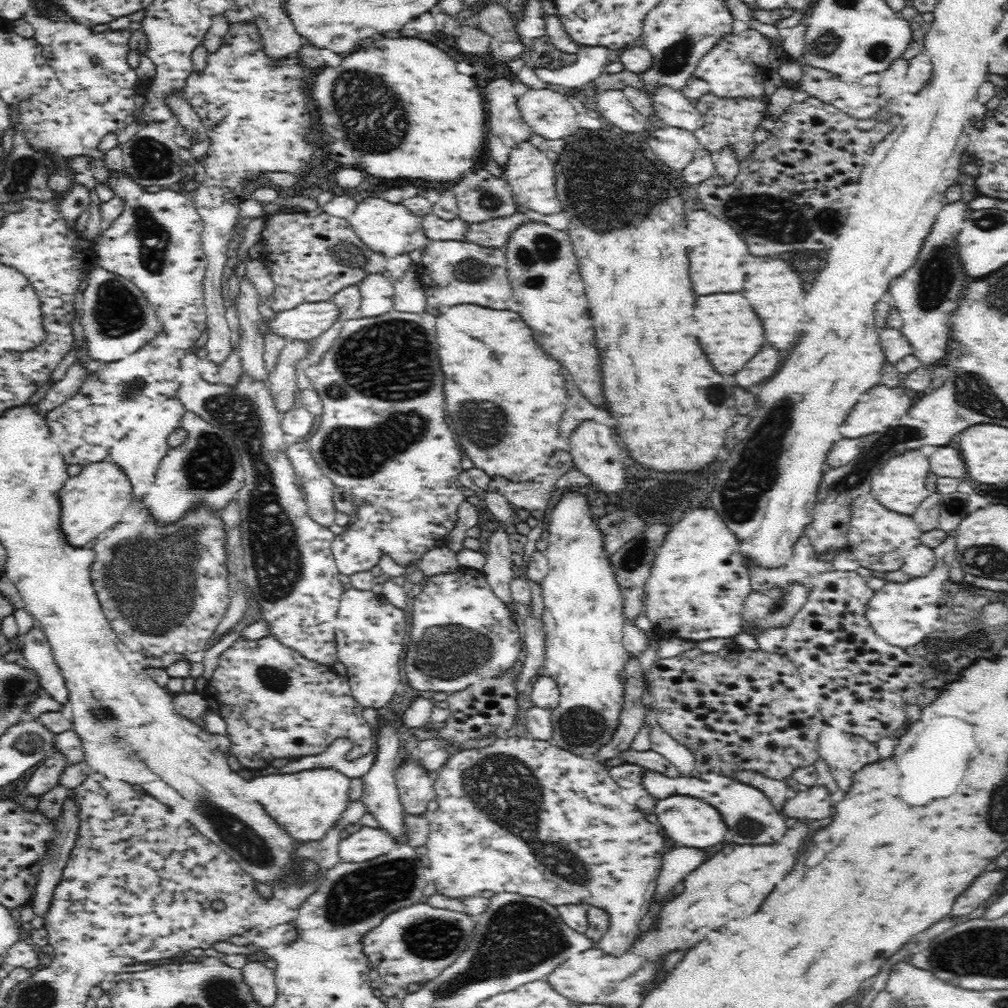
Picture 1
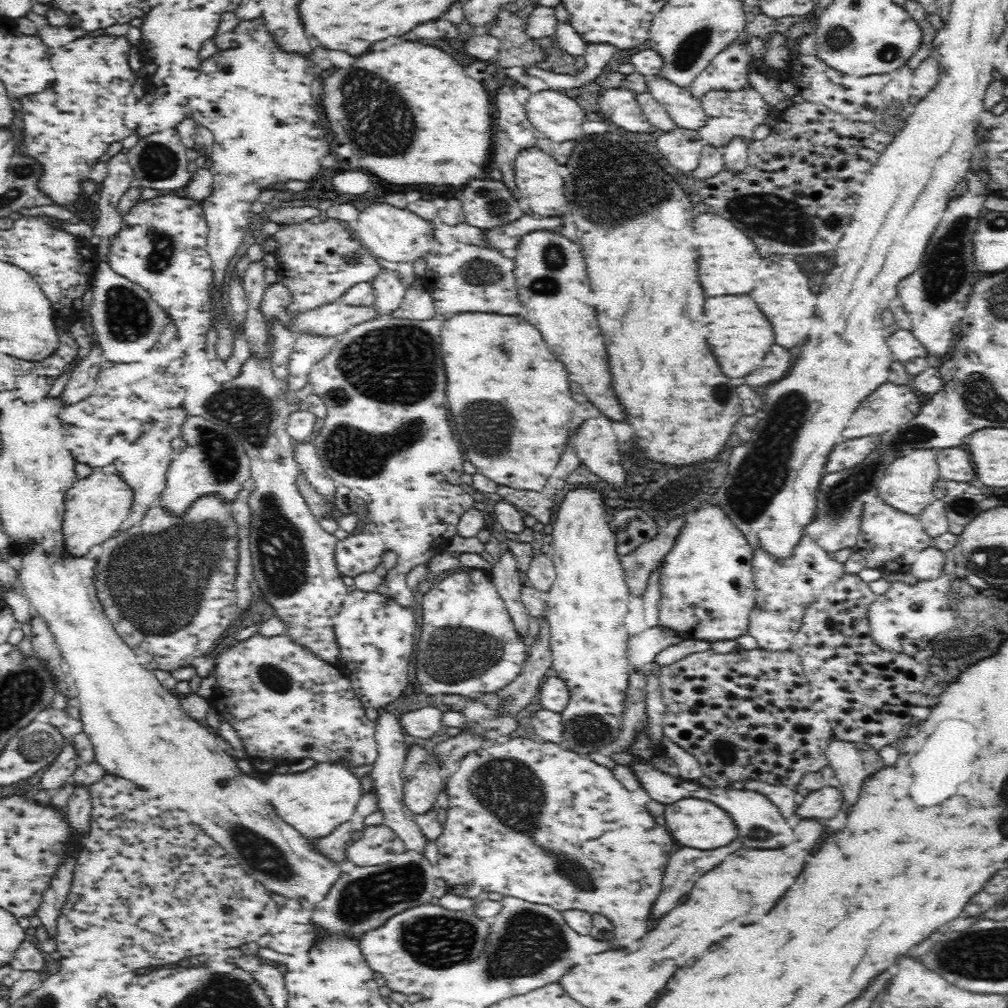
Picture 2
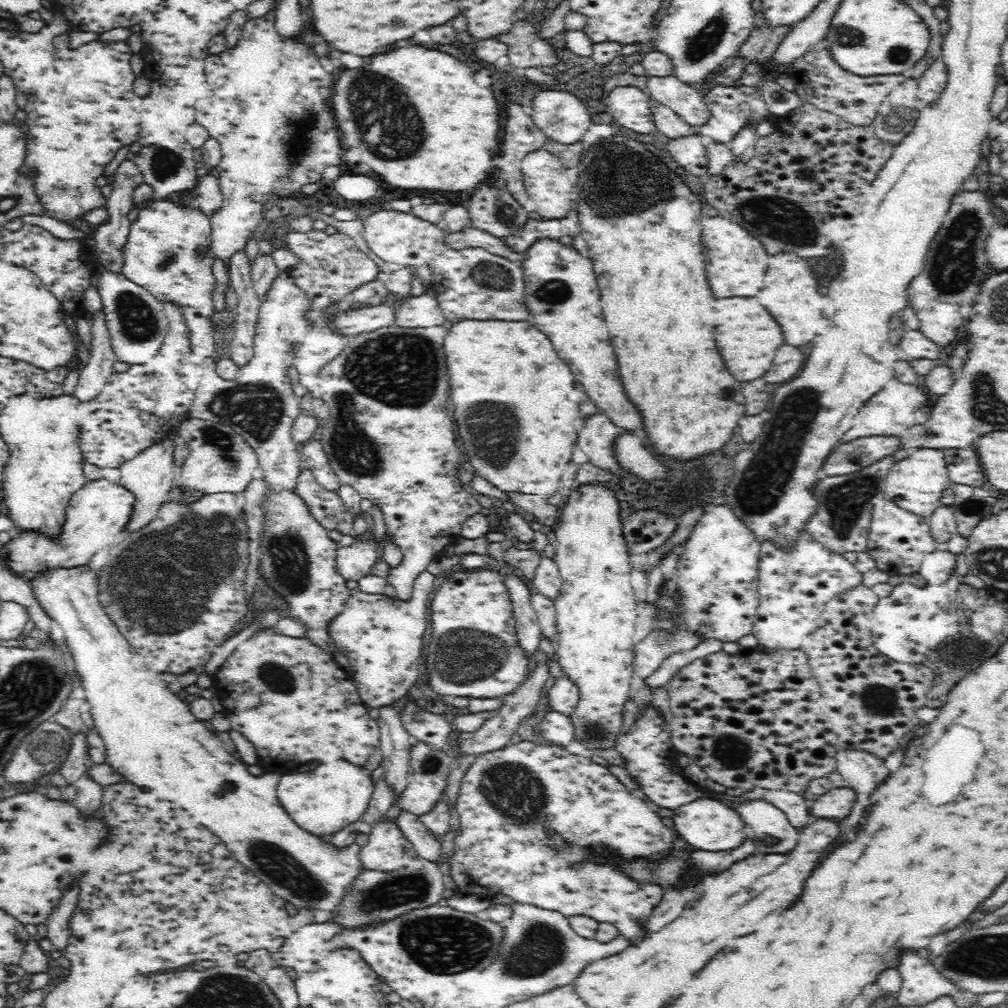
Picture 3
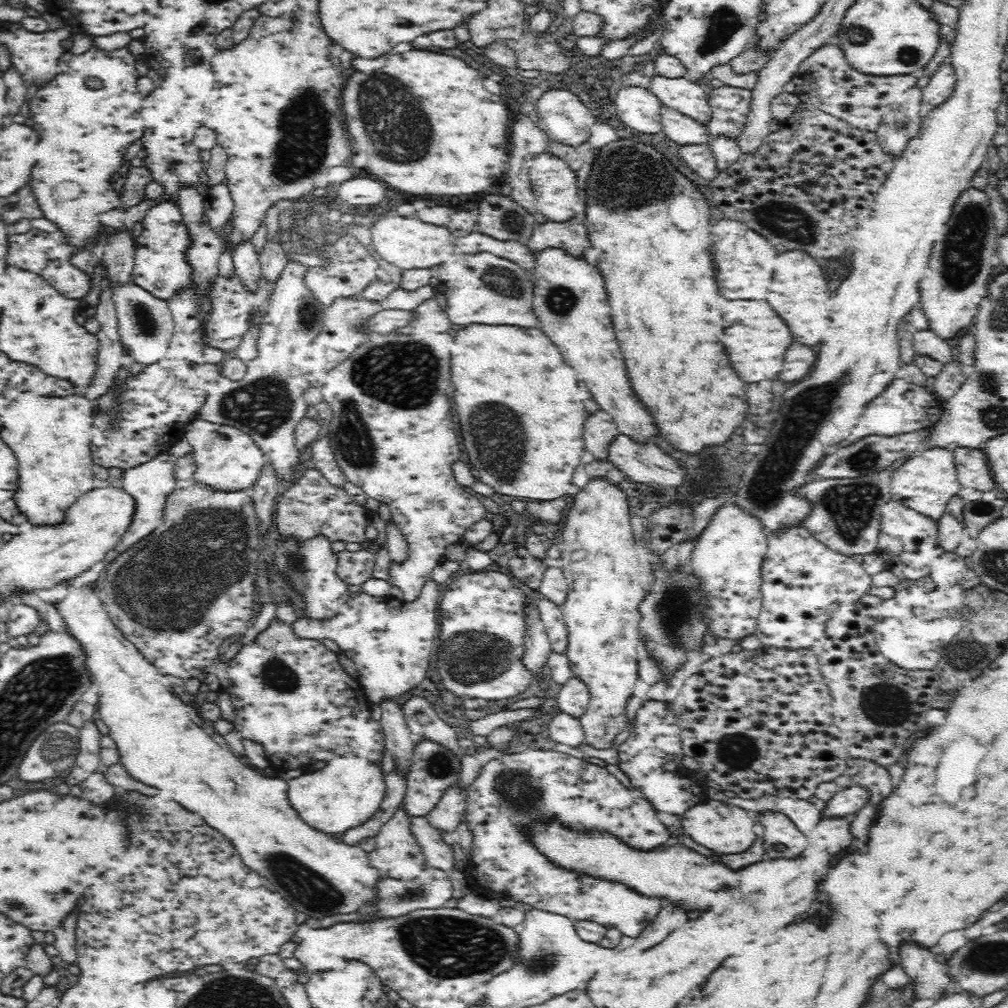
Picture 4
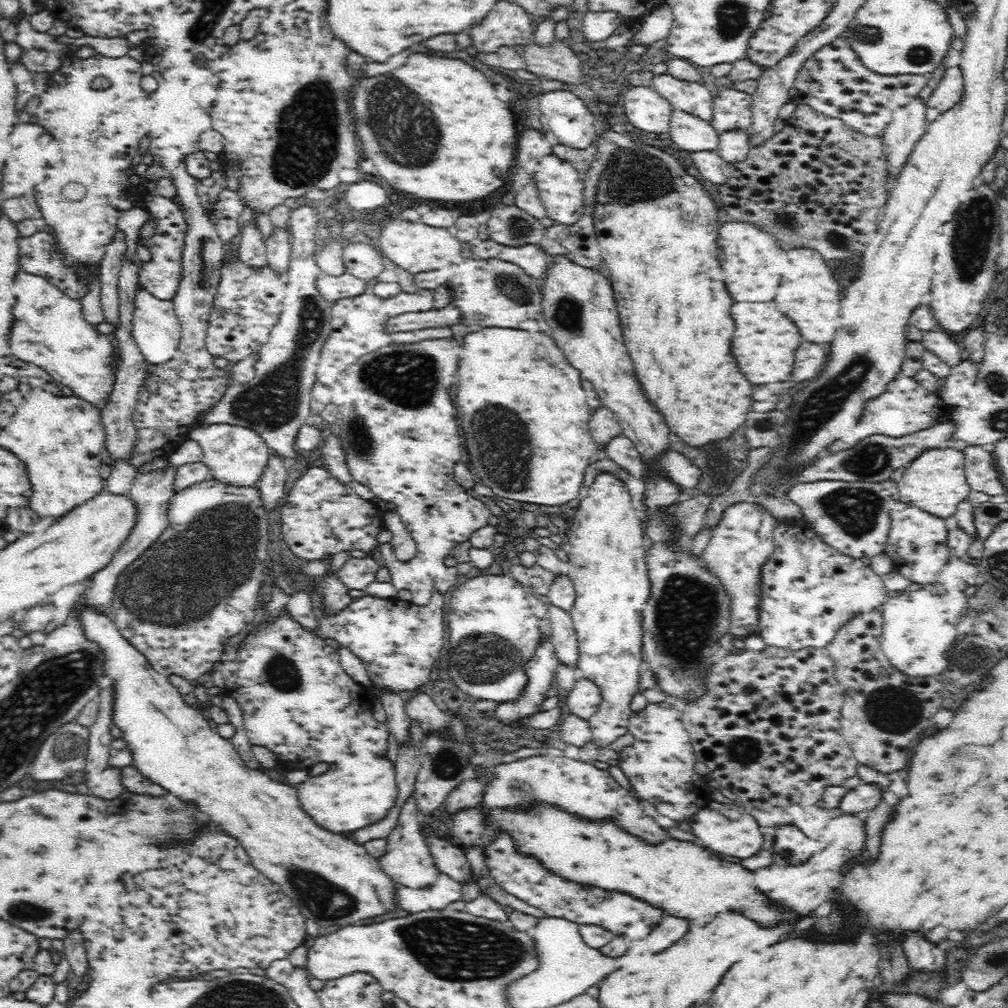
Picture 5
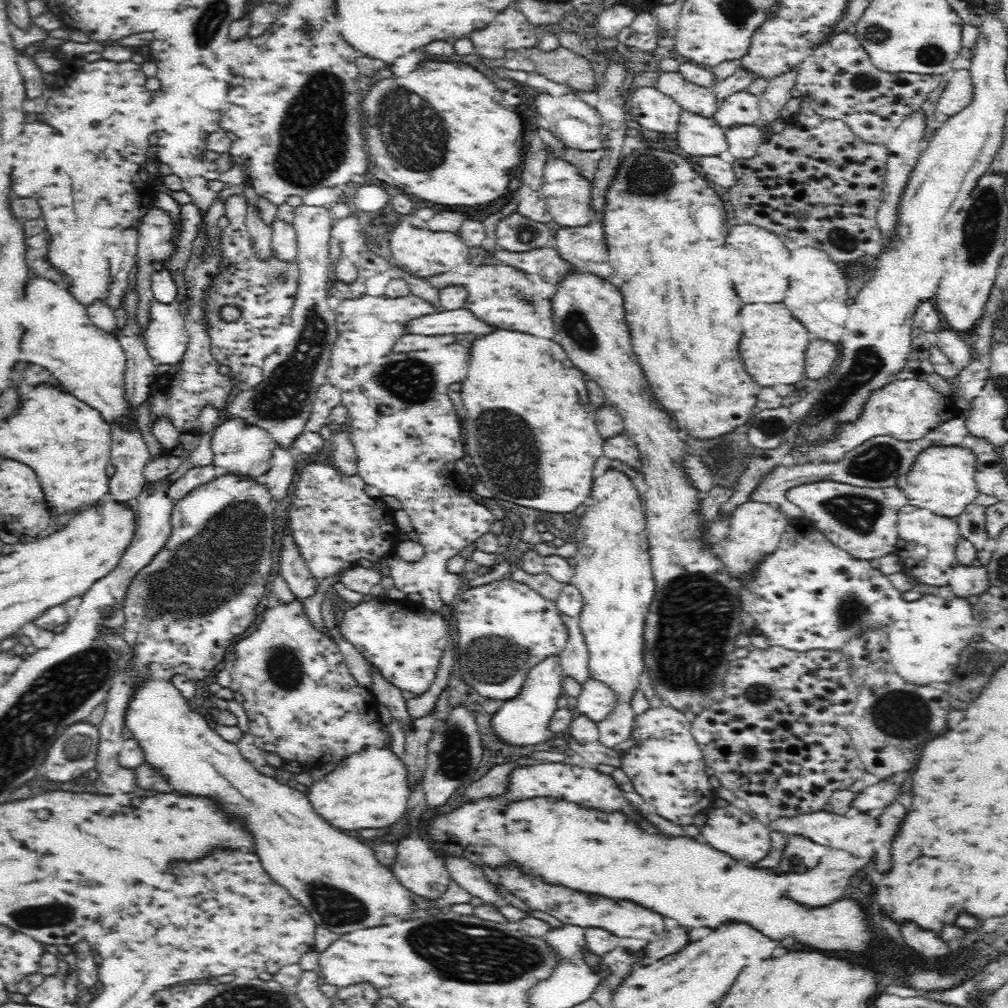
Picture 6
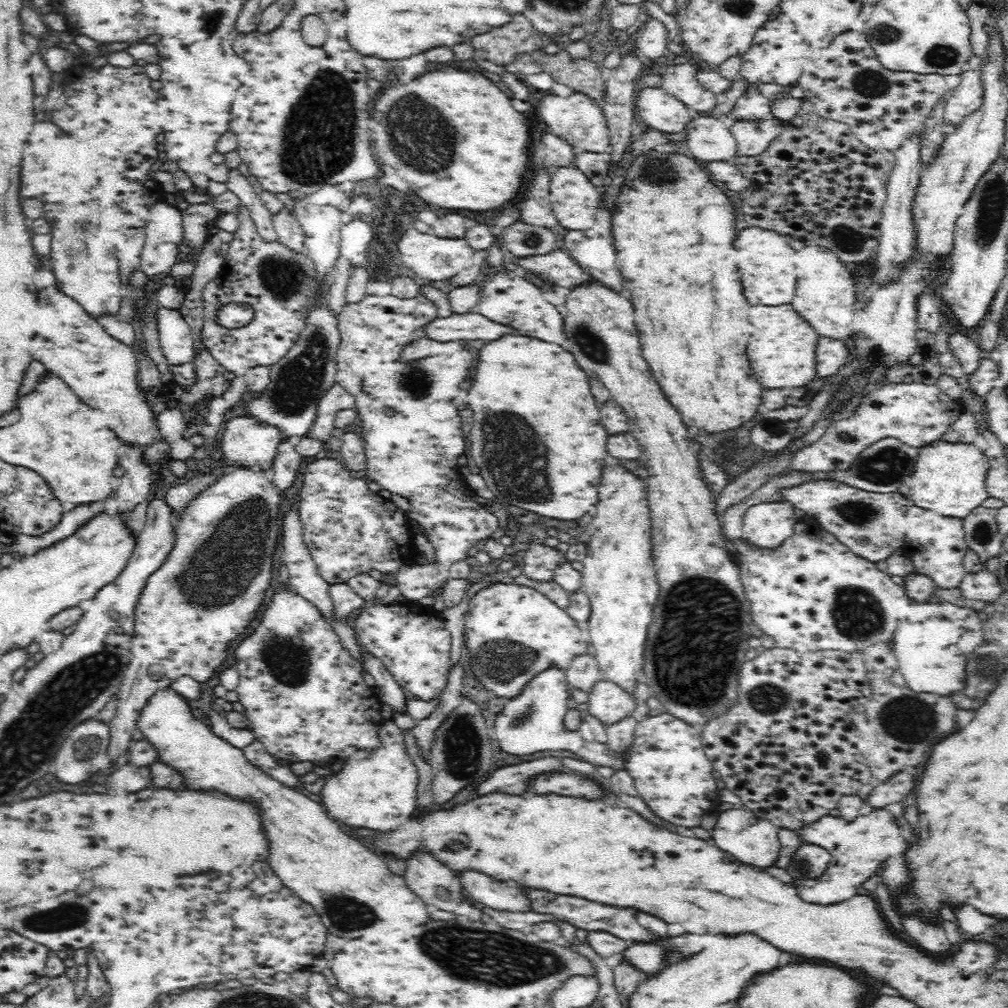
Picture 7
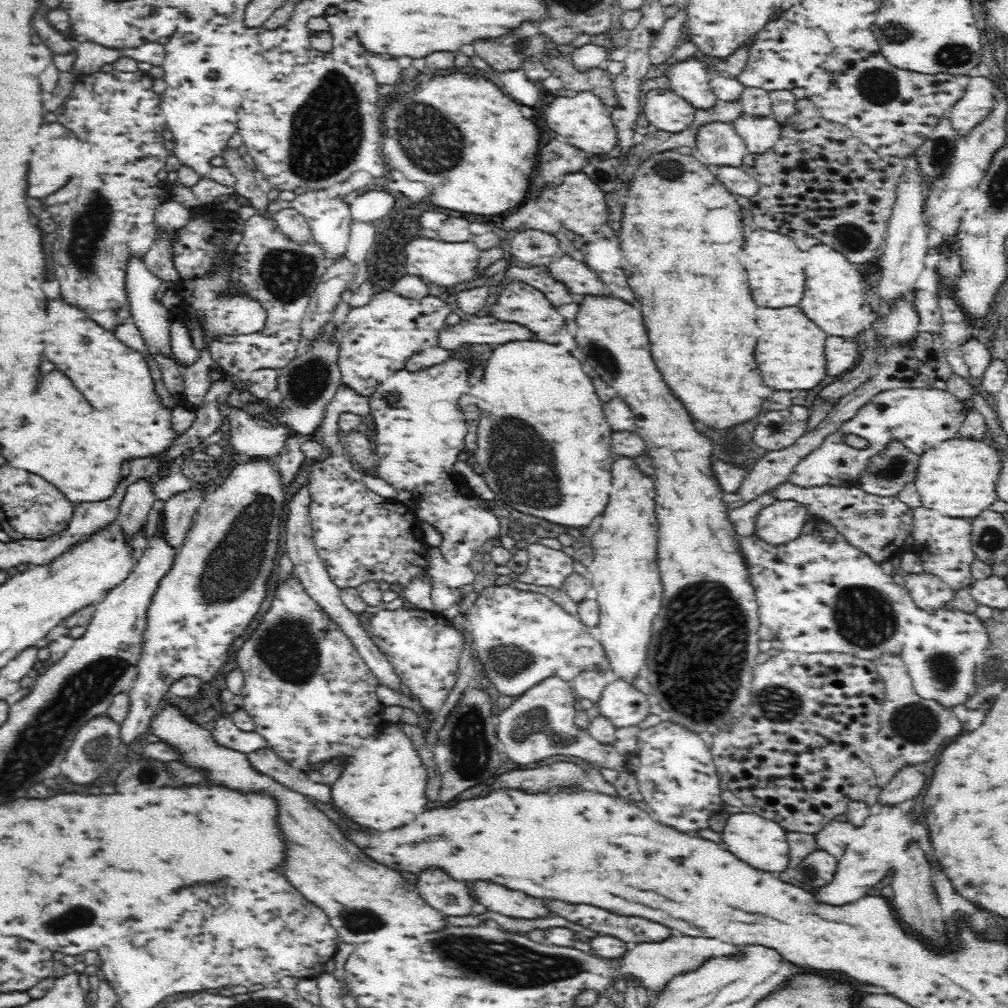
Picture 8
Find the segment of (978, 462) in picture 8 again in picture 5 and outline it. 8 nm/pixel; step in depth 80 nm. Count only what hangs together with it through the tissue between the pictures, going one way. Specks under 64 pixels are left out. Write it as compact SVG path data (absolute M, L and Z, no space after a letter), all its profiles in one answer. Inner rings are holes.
M956 445L944 449L927 449L911 460L895 477L900 502L914 505L947 521L950 520L956 503L966 499L966 493L970 490L963 473L963 454Z

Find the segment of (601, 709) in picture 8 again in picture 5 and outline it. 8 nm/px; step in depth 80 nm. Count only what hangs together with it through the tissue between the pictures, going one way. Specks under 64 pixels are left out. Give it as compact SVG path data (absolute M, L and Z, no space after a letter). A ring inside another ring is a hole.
M576 677L574 686L564 696L564 706L570 714L586 720L599 704L599 690L590 681Z

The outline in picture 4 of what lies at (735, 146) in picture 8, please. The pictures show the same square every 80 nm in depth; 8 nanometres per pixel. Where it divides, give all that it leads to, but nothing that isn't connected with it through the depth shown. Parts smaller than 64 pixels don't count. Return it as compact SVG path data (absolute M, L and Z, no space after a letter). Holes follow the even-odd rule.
M666 105L659 106L661 130L675 143L679 145L692 143L706 143L710 134L707 133L705 125L694 122L685 114Z

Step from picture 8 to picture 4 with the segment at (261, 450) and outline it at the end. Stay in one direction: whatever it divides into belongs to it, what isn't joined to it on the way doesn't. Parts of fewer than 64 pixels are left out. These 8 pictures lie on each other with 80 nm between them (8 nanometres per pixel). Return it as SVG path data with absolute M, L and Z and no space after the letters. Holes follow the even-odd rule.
M199 419L192 420L186 424L186 430L181 437L190 442L194 450L193 460L196 468L191 474L190 481L208 487L212 491L234 493L250 490L266 465L265 456L254 445L252 439L232 426L213 424Z

